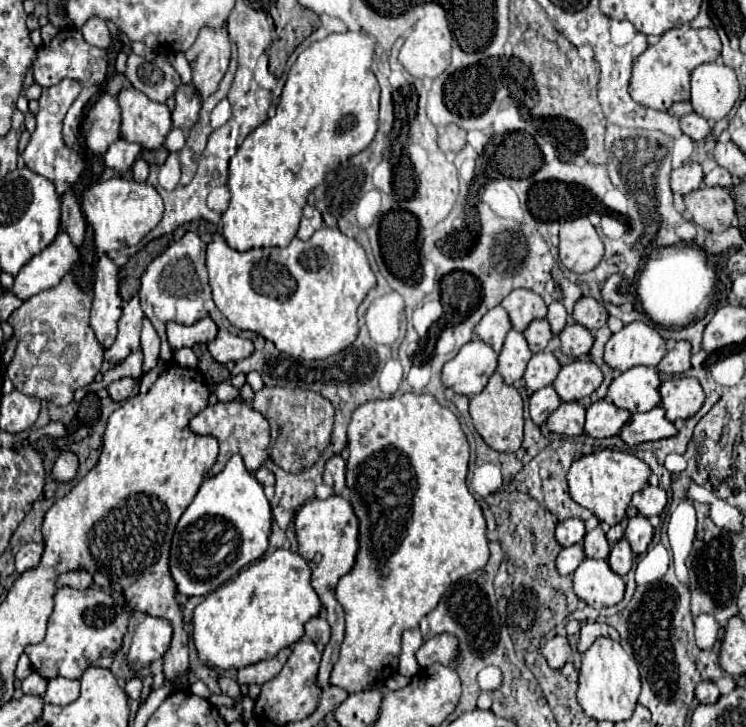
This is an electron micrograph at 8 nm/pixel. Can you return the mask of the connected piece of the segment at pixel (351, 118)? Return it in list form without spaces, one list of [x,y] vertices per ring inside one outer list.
[[[321,15],[321,27],[301,43],[299,51],[309,43],[311,45],[297,57],[295,65],[289,69],[289,77],[283,87],[275,117],[249,133],[231,159],[227,181],[231,203],[229,209],[221,215],[223,237],[231,249],[243,253],[259,247],[287,247],[299,229],[301,211],[307,203],[309,191],[323,183],[325,175],[339,165],[343,155],[349,157],[361,153],[373,141],[379,111],[379,83],[371,71],[371,63],[375,57],[375,39],[365,31],[345,29],[347,27],[339,19]]]

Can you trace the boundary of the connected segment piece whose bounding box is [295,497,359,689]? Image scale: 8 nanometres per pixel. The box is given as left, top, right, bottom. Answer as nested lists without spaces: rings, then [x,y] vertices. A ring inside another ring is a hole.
[[[341,497],[313,499],[311,503],[303,505],[297,511],[295,533],[297,533],[297,541],[299,541],[297,551],[299,551],[299,555],[303,555],[311,563],[311,569],[313,569],[311,585],[317,591],[323,605],[327,607],[325,615],[327,615],[327,621],[331,625],[331,641],[323,651],[323,659],[321,659],[321,667],[319,667],[319,675],[317,675],[321,689],[329,689],[329,675],[331,675],[333,665],[337,661],[339,645],[341,645],[343,633],[345,633],[345,621],[343,621],[345,613],[343,613],[343,607],[335,599],[335,585],[355,565],[357,551],[359,551],[359,519],[353,511],[351,503],[341,499]]]

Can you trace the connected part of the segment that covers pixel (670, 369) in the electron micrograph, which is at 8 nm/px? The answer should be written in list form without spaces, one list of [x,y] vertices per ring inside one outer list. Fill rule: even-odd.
[[[675,341],[675,345],[667,351],[663,361],[657,365],[661,373],[685,373],[691,367],[691,343],[689,341]]]

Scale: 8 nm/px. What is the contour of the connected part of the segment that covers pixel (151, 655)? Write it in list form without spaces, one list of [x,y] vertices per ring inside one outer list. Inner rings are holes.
[[[147,615],[145,621],[139,623],[135,635],[133,635],[133,645],[129,651],[129,665],[133,671],[139,671],[153,661],[159,661],[165,651],[169,649],[171,643],[171,623],[161,617],[151,617]]]

